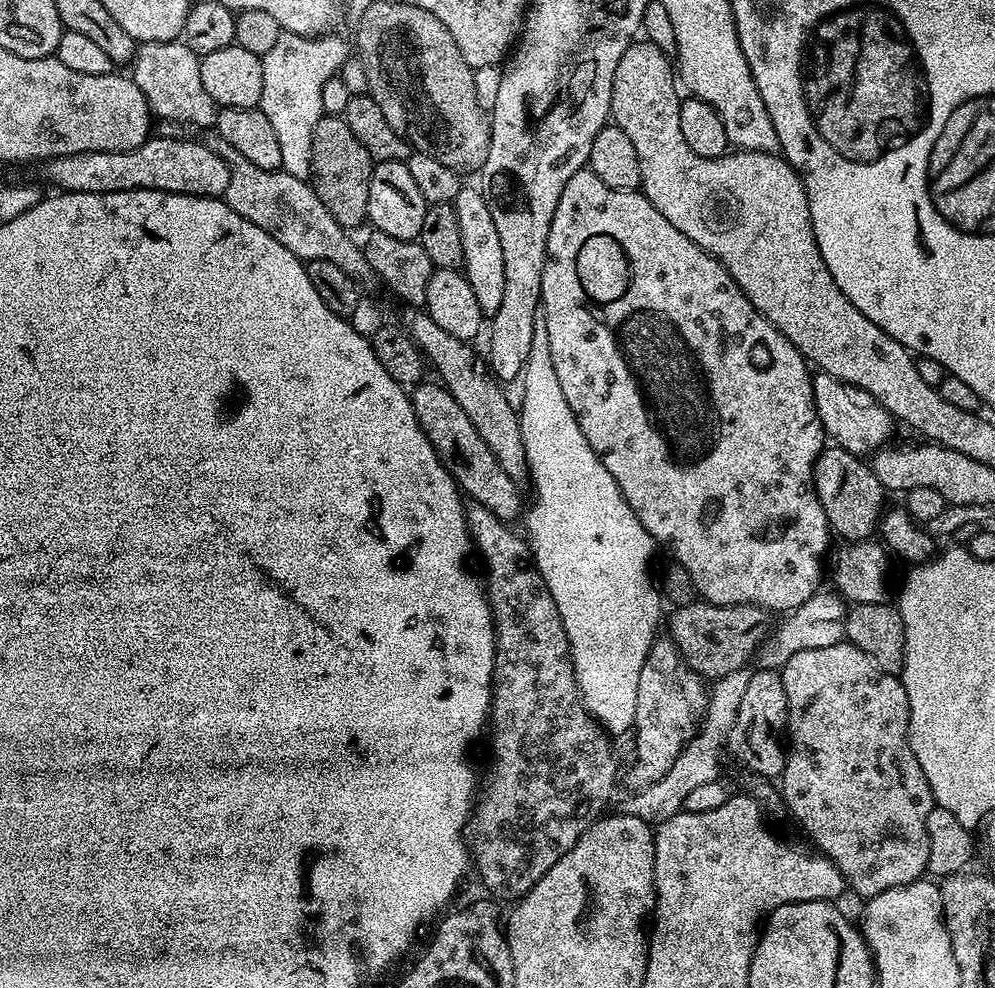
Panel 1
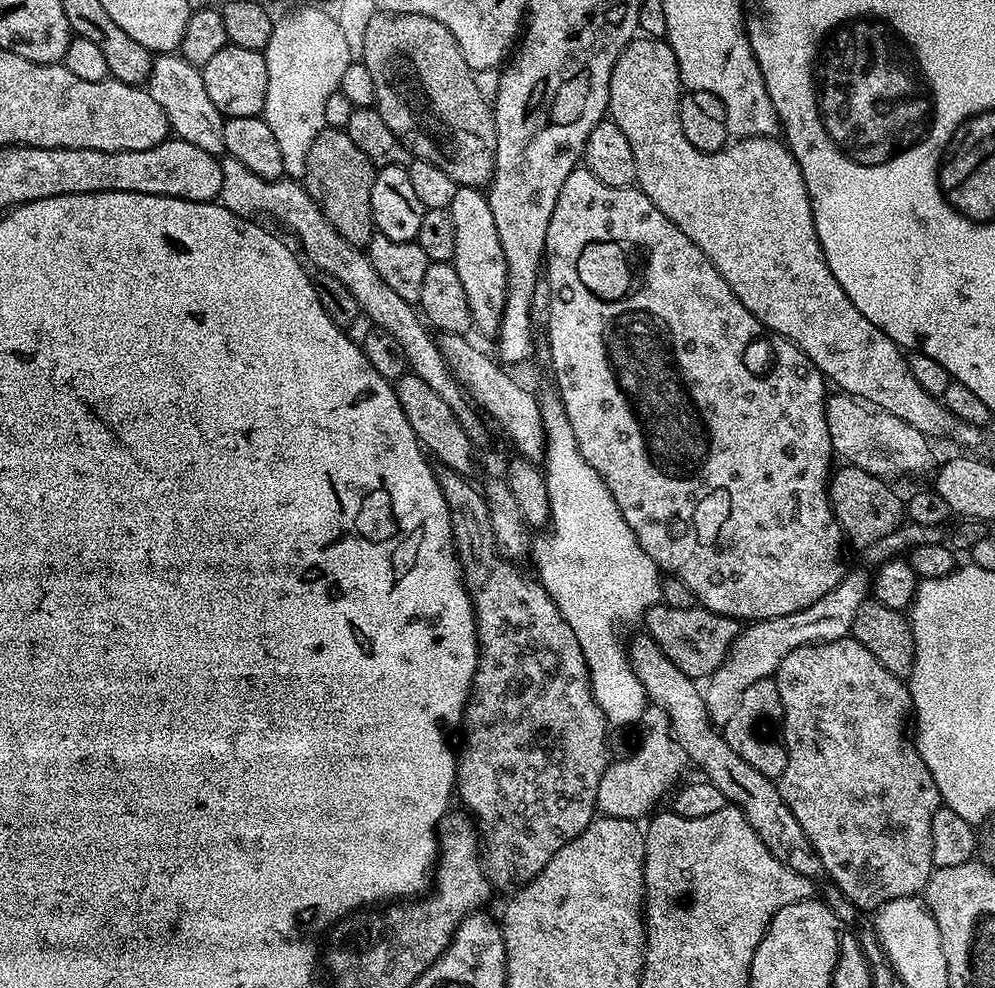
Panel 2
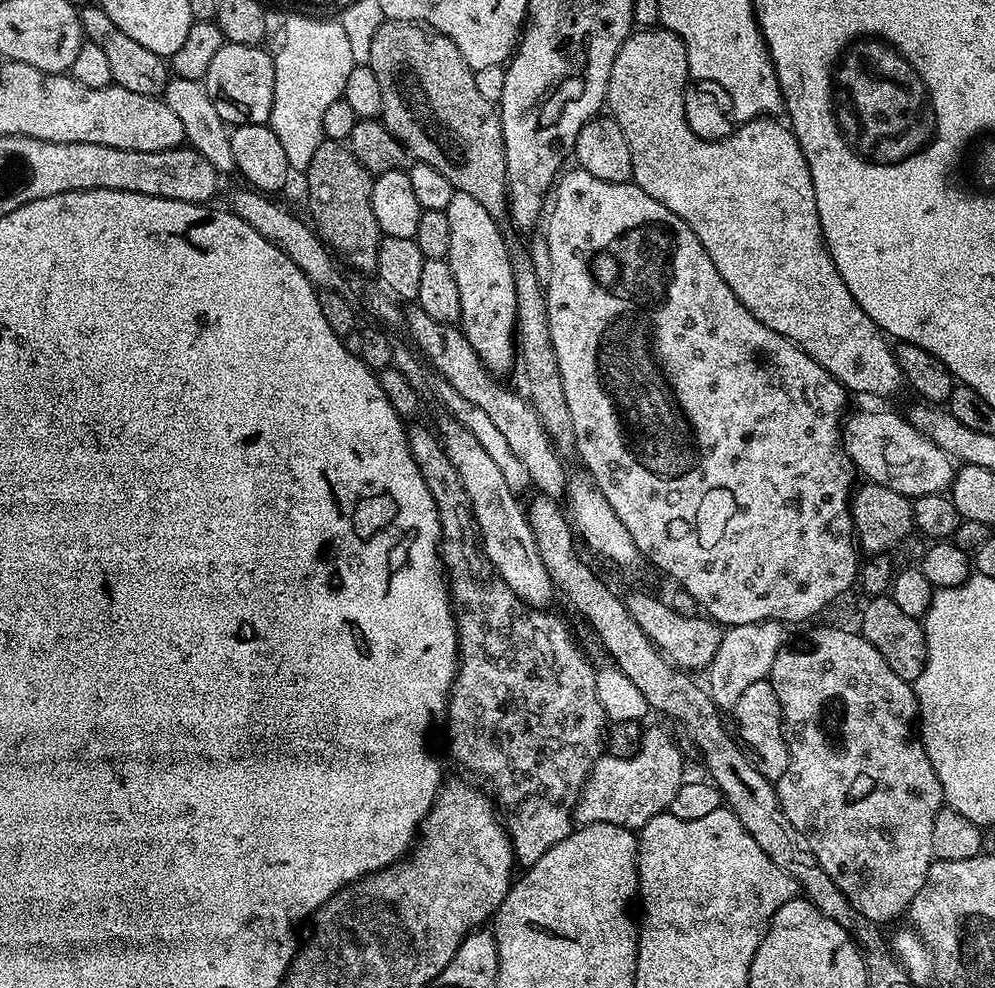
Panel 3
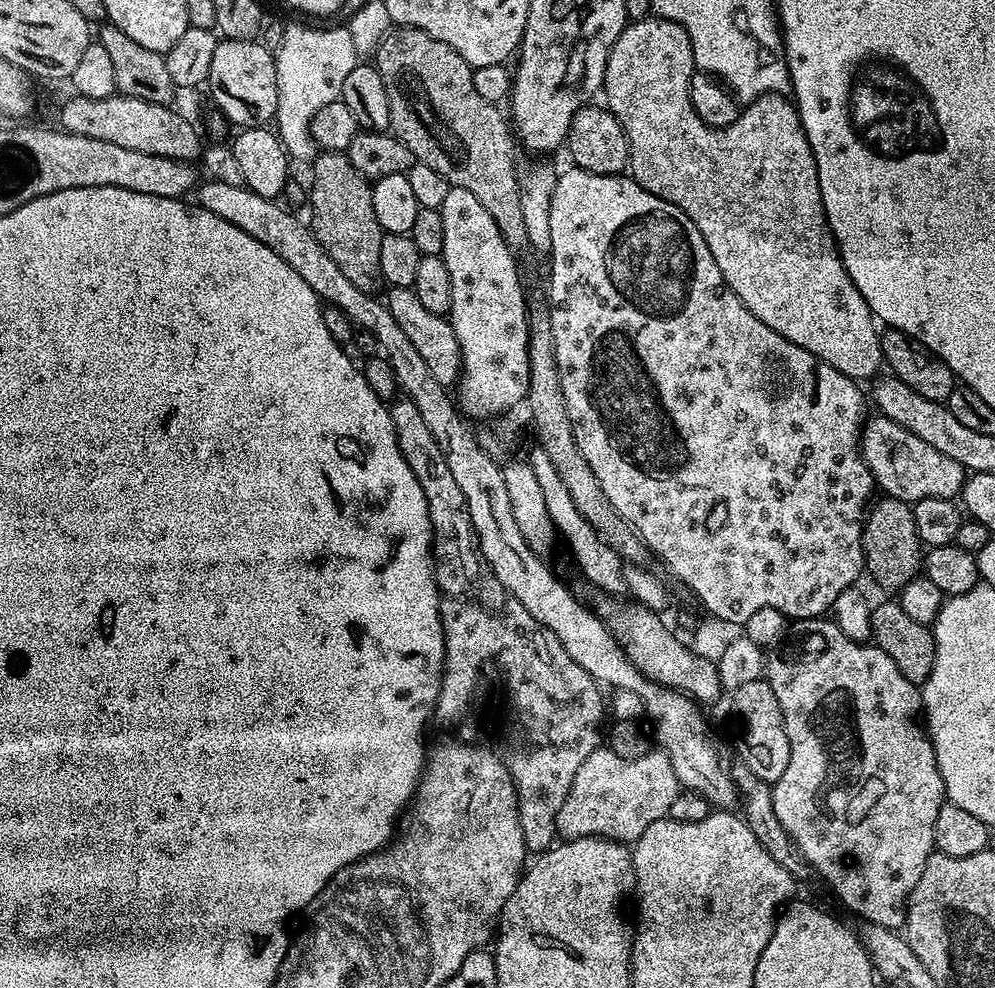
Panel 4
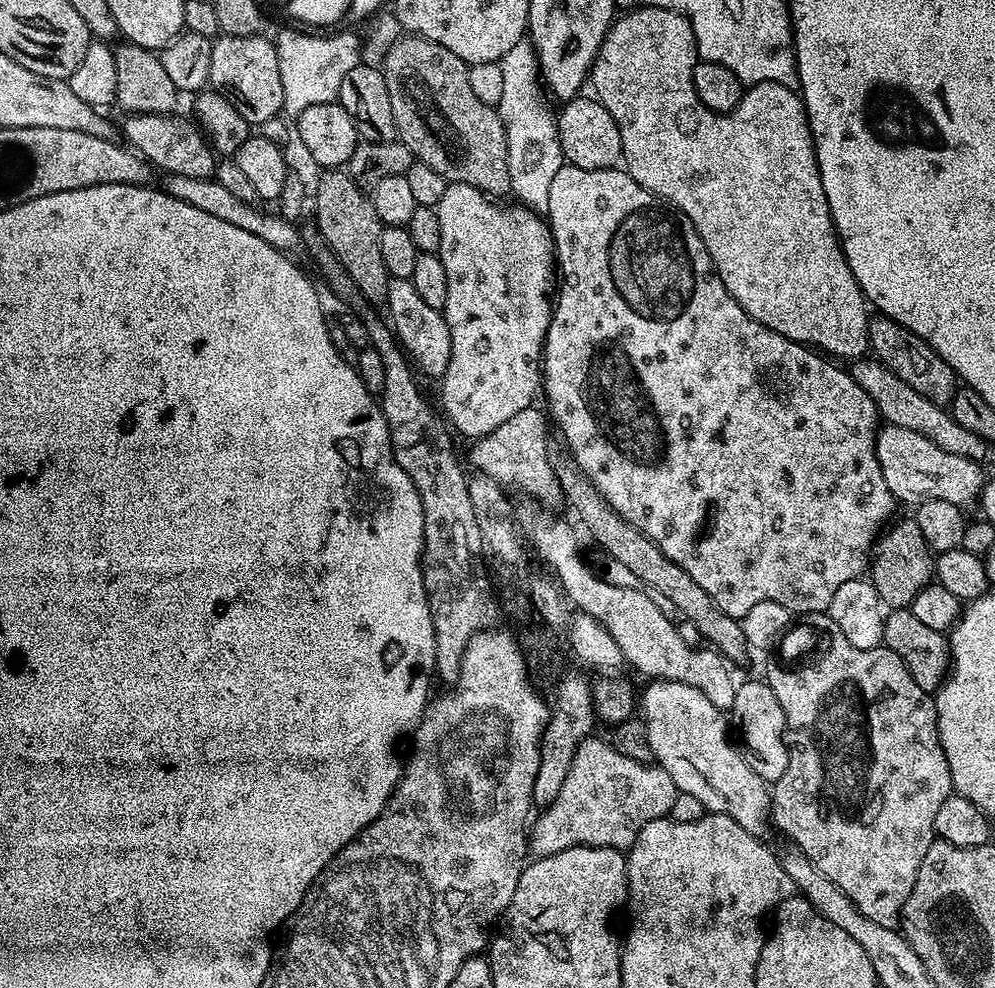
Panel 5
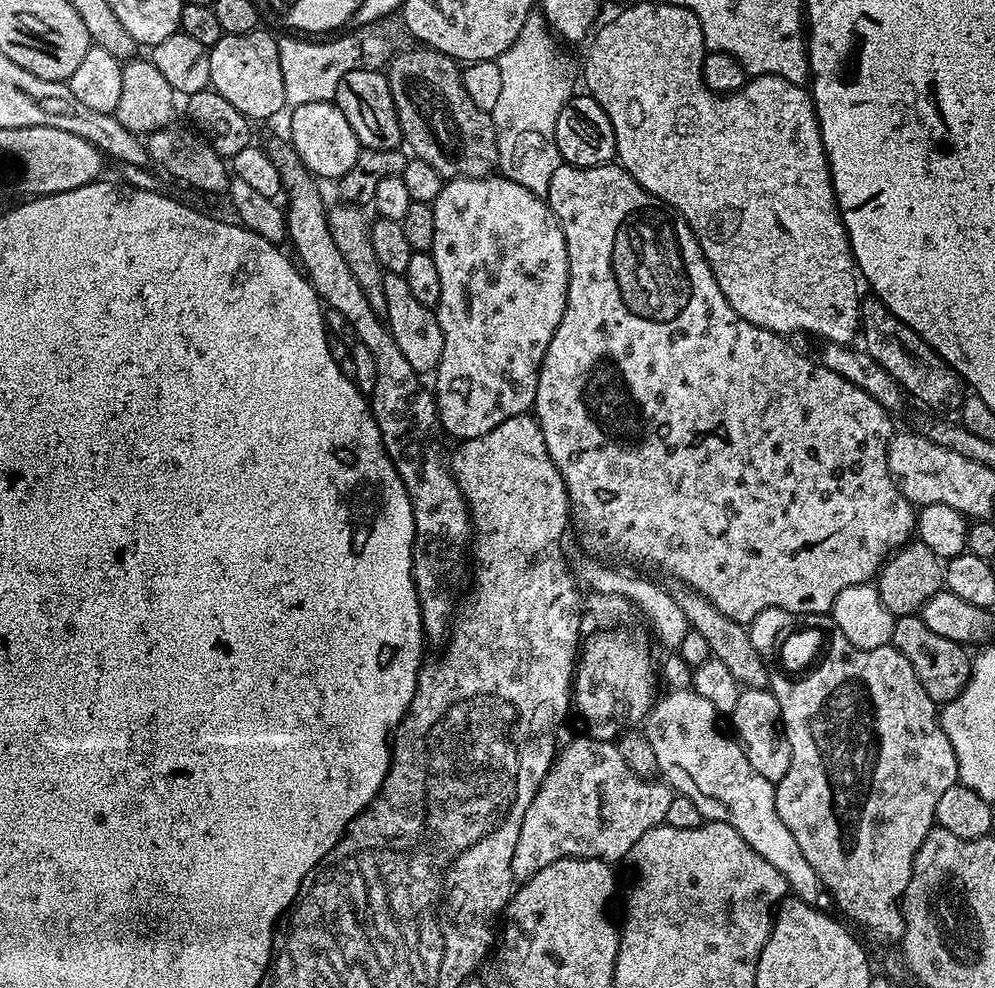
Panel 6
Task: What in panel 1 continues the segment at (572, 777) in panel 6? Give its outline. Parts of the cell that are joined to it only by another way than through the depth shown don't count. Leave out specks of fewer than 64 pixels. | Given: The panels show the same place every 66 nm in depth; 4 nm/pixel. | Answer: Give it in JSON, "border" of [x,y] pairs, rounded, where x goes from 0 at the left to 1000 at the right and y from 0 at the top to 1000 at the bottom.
{"border":[[[673,646],[656,648],[641,686],[638,736],[643,737],[643,742],[637,748],[637,768],[633,773],[640,799],[661,791],[661,787],[677,775],[687,754],[696,748],[702,730],[712,717],[712,702],[709,689],[688,672],[678,650]]]}

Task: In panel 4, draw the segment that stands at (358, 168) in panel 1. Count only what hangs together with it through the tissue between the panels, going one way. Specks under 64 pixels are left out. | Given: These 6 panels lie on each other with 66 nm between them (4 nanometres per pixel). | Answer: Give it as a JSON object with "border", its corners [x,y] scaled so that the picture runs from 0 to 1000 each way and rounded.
{"border":[[[323,153],[321,157],[313,163],[314,169],[314,195],[310,202],[314,205],[314,223],[312,230],[314,236],[324,245],[328,257],[336,261],[340,273],[360,289],[360,294],[381,297],[381,291],[387,290],[384,269],[382,269],[382,260],[384,254],[384,241],[386,234],[380,229],[380,221],[376,221],[376,204],[374,203],[374,186],[365,178],[356,172],[356,168],[350,162],[346,154],[327,154]]]}

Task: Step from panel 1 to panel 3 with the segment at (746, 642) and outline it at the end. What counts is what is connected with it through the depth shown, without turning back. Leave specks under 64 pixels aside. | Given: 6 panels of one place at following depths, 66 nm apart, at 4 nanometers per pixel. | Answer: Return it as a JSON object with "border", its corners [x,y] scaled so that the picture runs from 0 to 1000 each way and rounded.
{"border":[[[635,599],[632,603],[626,604],[628,613],[633,617],[633,621],[637,626],[637,630],[641,630],[641,634],[645,634],[645,638],[649,638],[649,642],[653,646],[653,650],[657,650],[659,655],[675,669],[681,676],[688,678],[699,678],[695,676],[711,677],[712,671],[718,666],[718,662],[722,662],[722,652],[726,643],[725,633],[719,628],[708,621],[688,621],[675,615],[674,610],[662,607],[659,603],[650,603],[647,599]]]}

